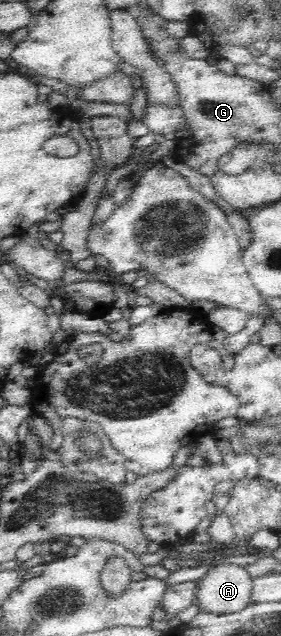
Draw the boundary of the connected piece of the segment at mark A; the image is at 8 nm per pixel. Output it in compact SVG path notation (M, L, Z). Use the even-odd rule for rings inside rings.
M219 564L198 580L195 604L205 613L231 615L250 605L253 579L245 566Z

